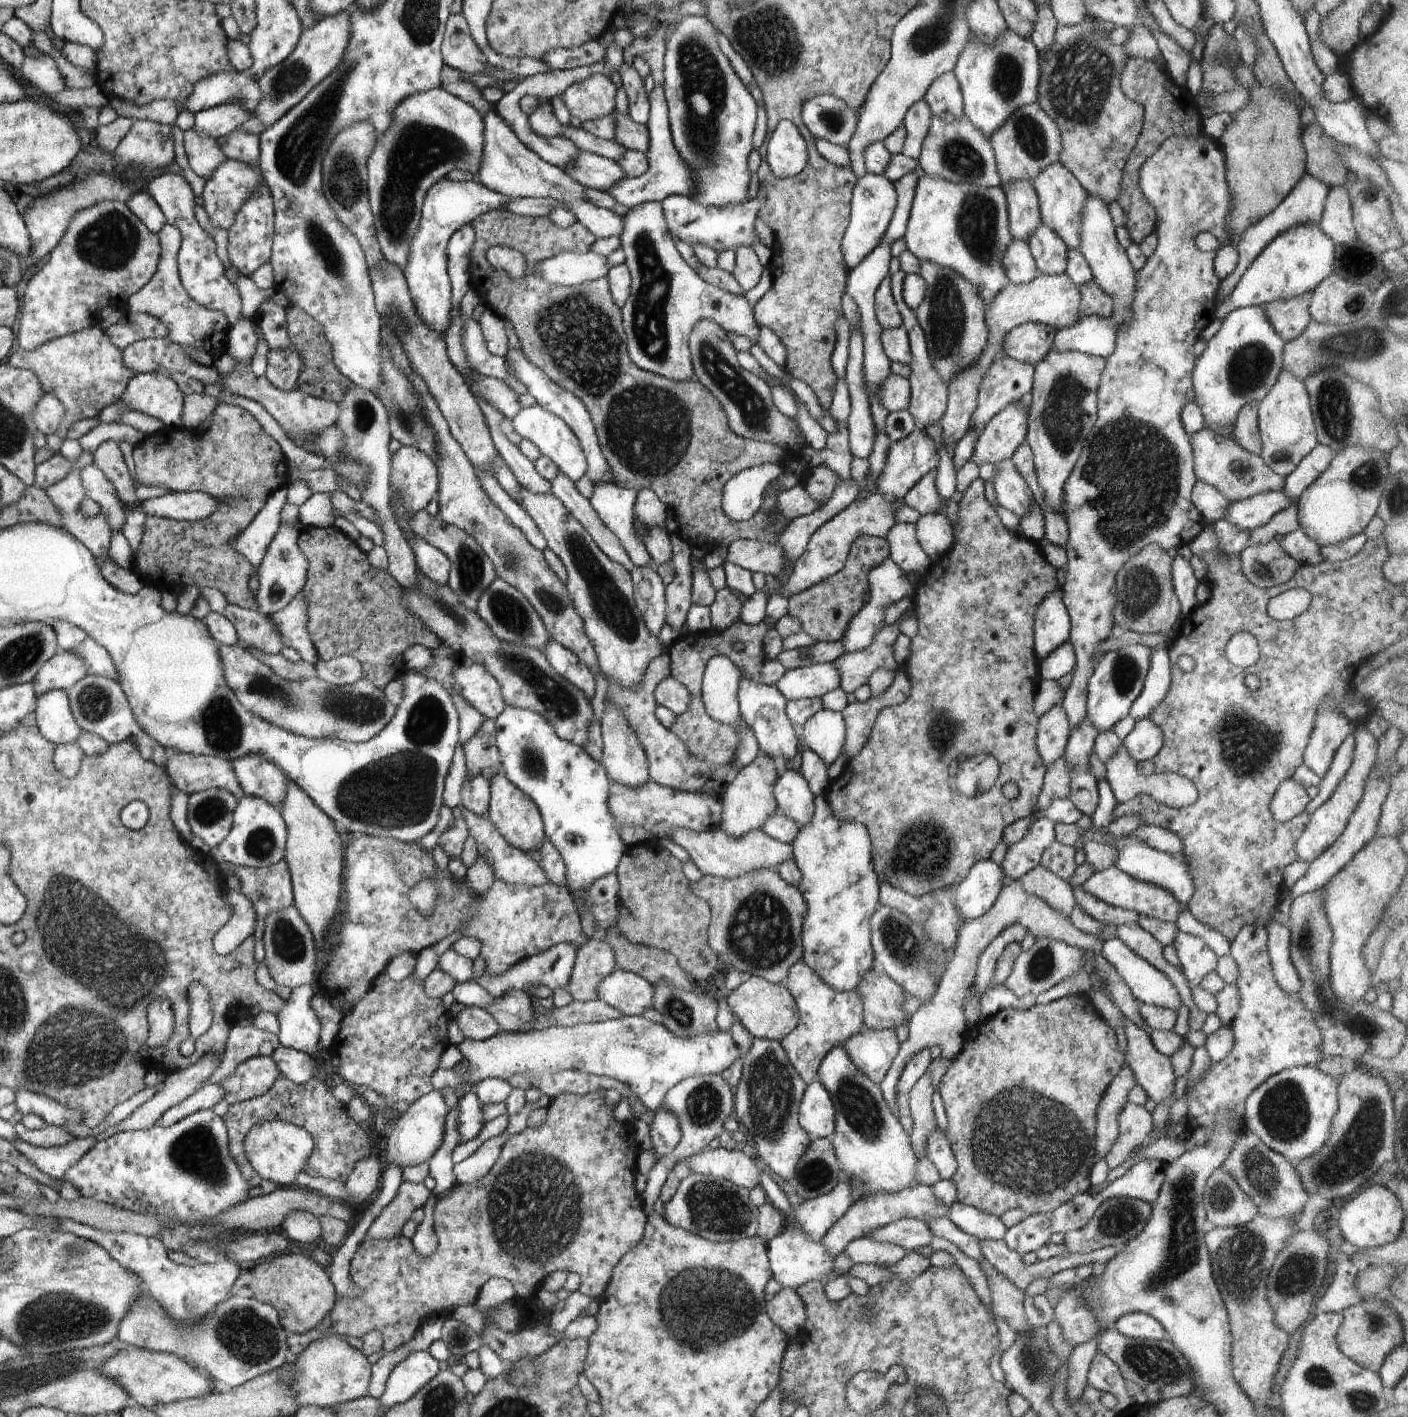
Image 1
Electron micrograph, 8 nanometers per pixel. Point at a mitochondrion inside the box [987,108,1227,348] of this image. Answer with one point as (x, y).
(1029, 133)

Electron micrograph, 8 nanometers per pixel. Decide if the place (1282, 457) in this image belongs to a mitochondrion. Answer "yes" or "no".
no

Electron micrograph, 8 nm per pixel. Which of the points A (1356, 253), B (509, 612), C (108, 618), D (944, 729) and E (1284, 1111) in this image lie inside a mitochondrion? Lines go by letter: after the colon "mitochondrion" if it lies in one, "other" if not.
A: other
B: mitochondrion
C: other
D: mitochondrion
E: mitochondrion

